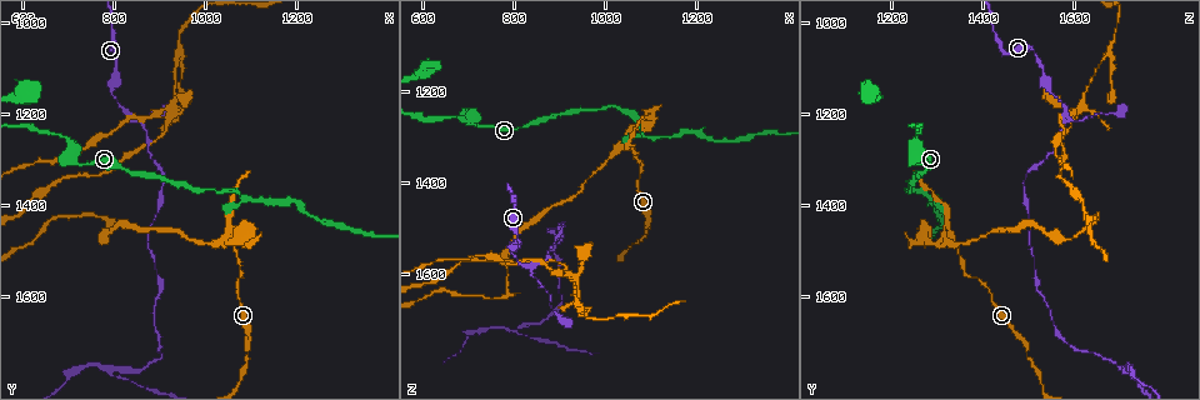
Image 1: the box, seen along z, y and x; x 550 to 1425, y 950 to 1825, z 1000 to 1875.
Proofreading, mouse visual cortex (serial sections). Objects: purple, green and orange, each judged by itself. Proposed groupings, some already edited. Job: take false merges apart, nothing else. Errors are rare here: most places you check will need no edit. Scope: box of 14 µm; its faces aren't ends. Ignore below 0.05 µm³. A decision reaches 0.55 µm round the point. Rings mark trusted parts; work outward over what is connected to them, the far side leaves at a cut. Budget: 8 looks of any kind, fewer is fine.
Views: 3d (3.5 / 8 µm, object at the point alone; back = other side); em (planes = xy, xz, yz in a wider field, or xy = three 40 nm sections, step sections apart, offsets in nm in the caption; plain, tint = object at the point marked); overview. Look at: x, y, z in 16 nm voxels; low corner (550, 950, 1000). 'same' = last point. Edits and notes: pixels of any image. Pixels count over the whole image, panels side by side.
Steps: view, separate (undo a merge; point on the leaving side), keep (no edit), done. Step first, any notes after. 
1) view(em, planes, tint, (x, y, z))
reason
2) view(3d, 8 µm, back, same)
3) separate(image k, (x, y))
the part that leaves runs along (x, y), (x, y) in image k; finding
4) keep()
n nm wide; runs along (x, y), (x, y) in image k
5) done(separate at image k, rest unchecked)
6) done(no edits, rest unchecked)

view(3d, 3.5 µm, (710, 1290, 1260))
abrupt turn

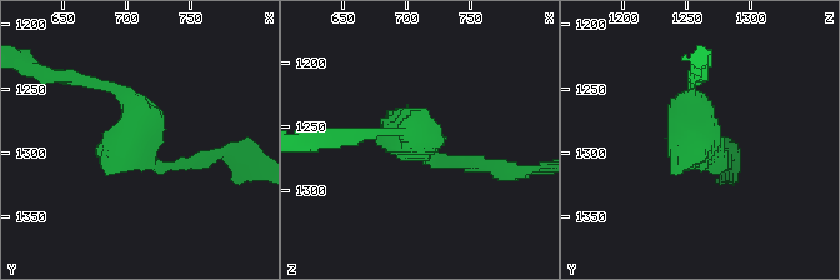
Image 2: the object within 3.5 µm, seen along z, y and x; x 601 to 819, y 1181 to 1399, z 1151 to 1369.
view(em, xy, step 2, tint, (708, 1292, 1264))

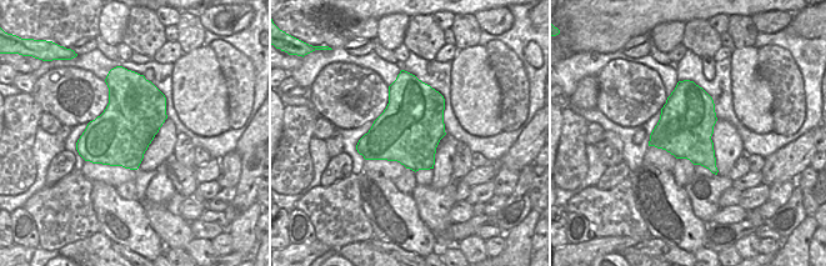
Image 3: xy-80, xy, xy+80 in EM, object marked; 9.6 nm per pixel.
keep()
runs along (205, 159), (159, 168), (136, 109), (98, 83) in image 2; continuous, no second cell

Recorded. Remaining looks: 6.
view(3d, 8 µm, (805, 1095, 1535))
thick turns thin

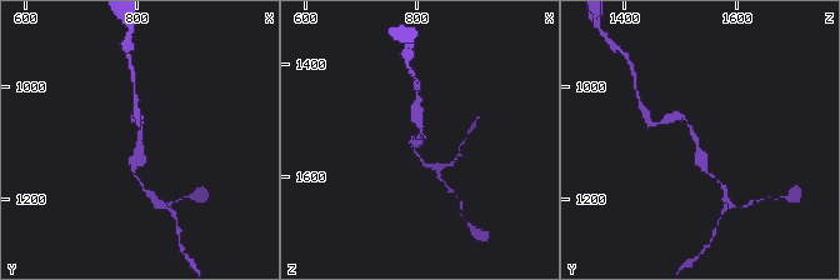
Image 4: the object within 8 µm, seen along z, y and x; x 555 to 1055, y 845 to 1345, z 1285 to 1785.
view(3d, 3.5 µm, (805, 1100, 1530))
closer look

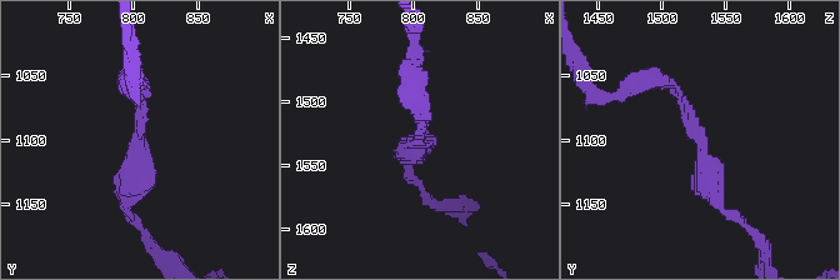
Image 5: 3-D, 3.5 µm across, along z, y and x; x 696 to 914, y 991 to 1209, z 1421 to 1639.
view(em, xy, step 2, tint, (802, 1102, 1530))
arms of 150, 300 nm; shape alone is not enough

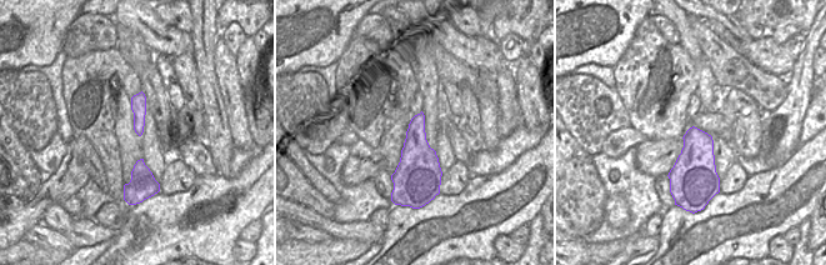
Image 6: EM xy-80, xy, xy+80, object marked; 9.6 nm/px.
keep()
runs along (660, 76), (685, 99), (710, 188), (730, 214) in image 5; one cell here

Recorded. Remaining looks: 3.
view(3d, 3.5 µm, (840, 1200, 1580))
three arms meet

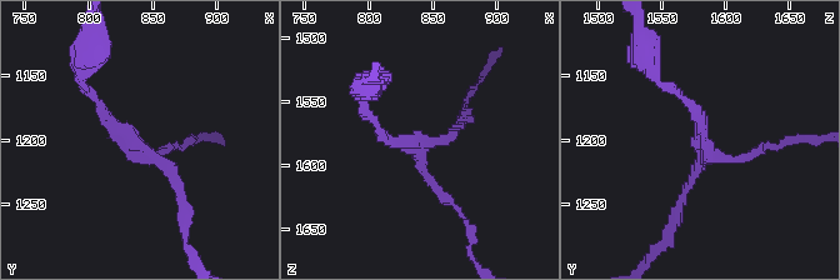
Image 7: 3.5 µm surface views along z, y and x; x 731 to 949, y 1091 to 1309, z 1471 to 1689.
view(em, xy, step 3, tint, (834, 1202, 1582))
3 arms; arms of 100, 150, 150 nm

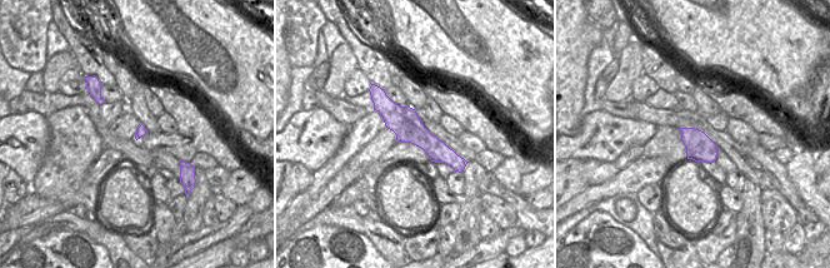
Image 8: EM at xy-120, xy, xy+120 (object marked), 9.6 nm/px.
view(em, xy, step 1, tint, same)

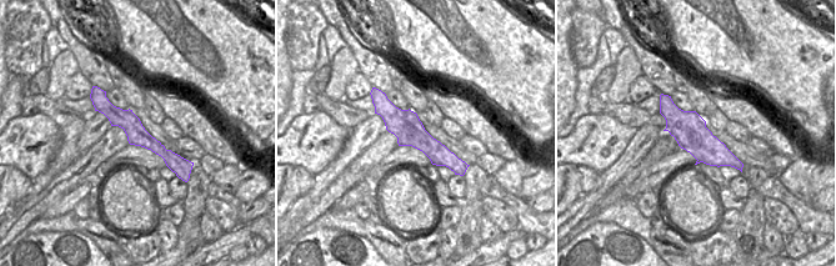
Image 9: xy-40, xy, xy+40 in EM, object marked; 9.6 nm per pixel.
keep()
runs along (85, 86), (104, 118), (170, 171), (181, 201) in image 7; continuous, no second cell

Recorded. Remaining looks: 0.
done(no edits, rest unchecked)

